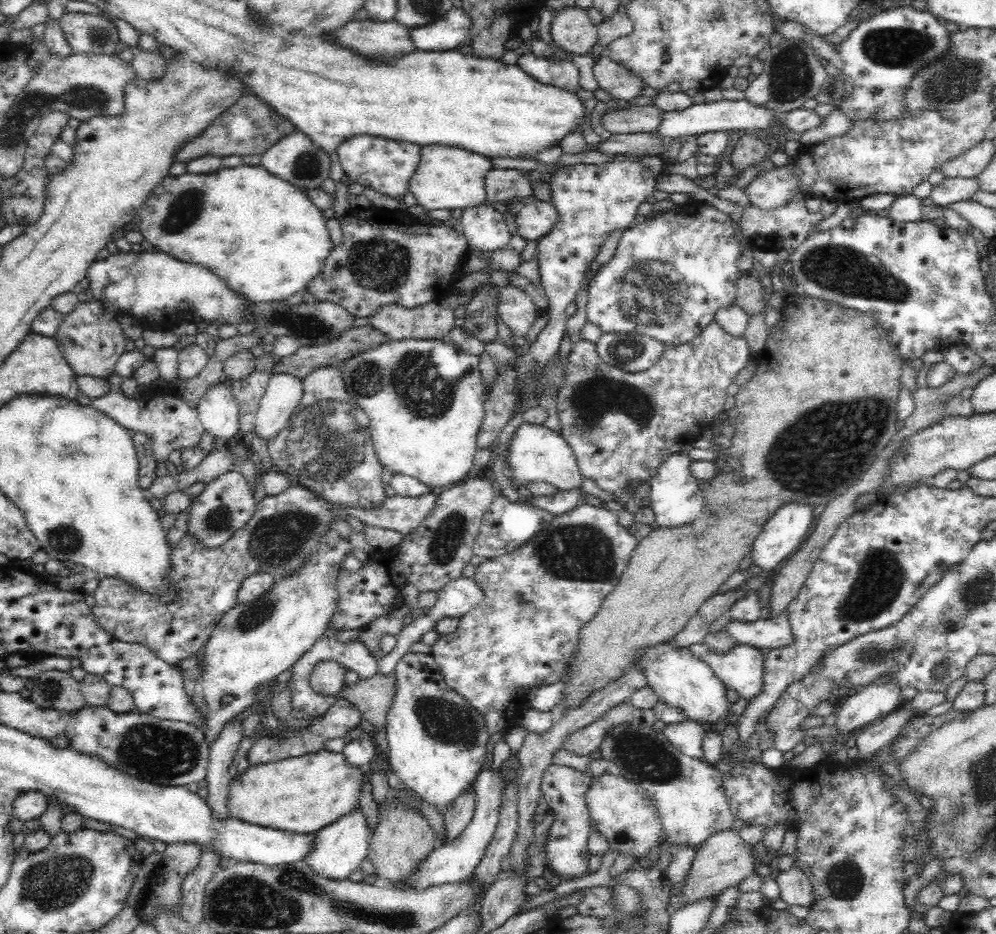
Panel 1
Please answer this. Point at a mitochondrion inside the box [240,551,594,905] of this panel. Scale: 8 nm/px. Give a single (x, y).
(445, 721)

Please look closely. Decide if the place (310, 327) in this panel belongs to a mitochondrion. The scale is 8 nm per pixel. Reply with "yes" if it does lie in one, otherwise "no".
yes

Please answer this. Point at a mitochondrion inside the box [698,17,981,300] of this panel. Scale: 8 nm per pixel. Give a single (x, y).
(893, 45)

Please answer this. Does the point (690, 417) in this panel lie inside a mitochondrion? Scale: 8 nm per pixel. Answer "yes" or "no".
no

